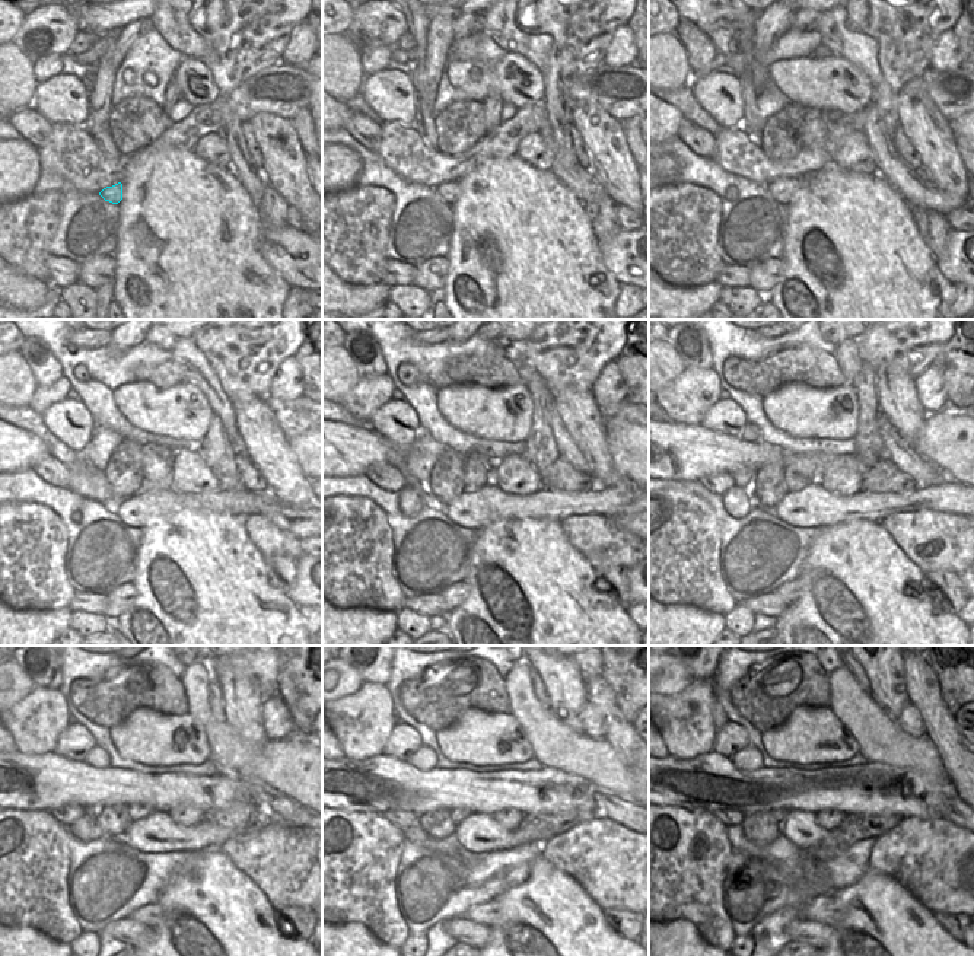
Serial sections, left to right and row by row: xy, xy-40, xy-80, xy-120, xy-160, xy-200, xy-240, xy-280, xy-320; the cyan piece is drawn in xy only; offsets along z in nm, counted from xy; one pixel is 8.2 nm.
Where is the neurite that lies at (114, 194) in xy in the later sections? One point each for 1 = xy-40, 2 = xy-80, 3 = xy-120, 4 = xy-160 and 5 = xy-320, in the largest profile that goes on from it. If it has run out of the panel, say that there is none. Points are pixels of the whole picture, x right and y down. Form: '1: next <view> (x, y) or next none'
1: next xy-40 (451, 191)
2: next xy-80 (782, 188)
3: next xy-120 (137, 510)
4: next xy-160 (487, 504)
5: next xy-320 (801, 828)

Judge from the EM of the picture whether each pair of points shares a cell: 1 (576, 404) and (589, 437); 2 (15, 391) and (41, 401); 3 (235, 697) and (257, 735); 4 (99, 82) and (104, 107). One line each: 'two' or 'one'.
1: one
2: two
3: one
4: one

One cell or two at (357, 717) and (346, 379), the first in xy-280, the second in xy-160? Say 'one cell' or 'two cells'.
two cells

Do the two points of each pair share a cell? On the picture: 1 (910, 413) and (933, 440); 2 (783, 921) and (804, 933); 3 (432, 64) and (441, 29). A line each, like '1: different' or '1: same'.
1: different
2: different
3: same

